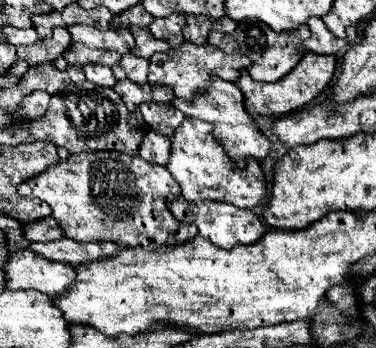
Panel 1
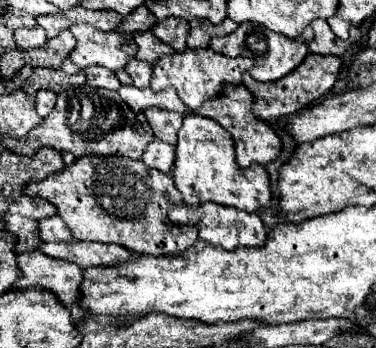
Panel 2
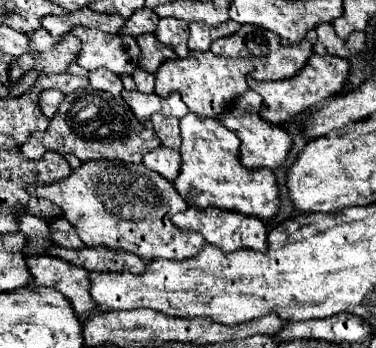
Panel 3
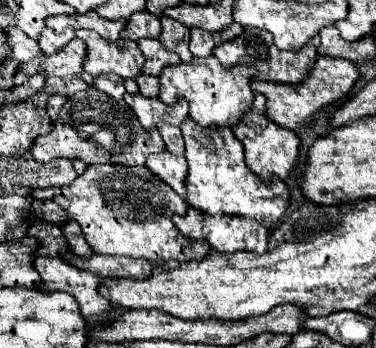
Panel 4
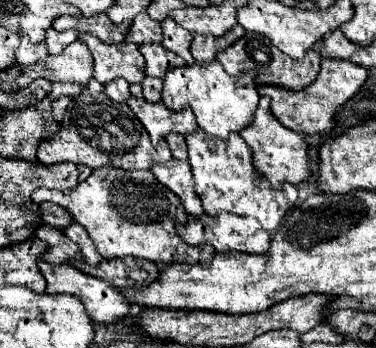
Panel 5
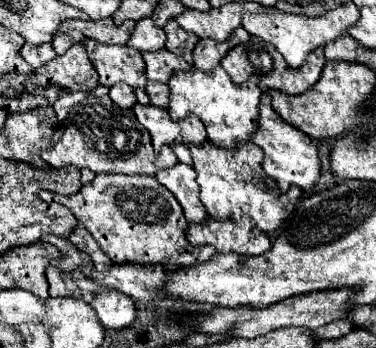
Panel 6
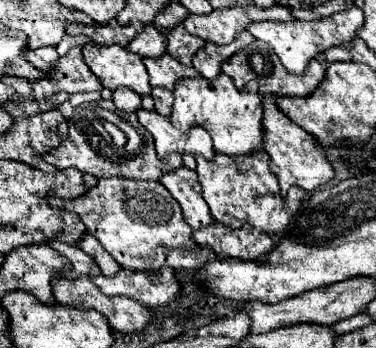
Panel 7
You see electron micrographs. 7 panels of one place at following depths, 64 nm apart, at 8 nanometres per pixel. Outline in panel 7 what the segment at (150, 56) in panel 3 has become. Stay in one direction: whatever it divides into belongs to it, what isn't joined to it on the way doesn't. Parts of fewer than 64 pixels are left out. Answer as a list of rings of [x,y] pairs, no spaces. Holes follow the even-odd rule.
[[[164,54],[160,56],[160,60],[152,60],[152,58],[144,58],[144,64],[148,68],[150,74],[150,84],[152,86],[160,86],[166,90],[174,90],[176,82],[182,80],[182,72],[184,66],[180,66],[176,60],[172,60],[172,56]]]

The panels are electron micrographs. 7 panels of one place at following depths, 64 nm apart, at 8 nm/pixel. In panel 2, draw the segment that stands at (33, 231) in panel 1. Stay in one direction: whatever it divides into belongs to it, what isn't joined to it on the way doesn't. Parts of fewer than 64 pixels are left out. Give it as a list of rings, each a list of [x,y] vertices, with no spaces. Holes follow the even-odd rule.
[[[60,216],[40,220],[40,238],[44,242],[66,242],[66,244],[74,242],[70,228],[64,224],[64,220]]]

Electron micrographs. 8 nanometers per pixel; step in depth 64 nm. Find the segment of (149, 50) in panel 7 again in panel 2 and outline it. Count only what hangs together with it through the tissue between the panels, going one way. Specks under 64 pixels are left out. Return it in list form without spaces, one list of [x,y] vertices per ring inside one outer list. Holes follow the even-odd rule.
[[[140,6],[140,8],[136,8],[136,12],[132,12],[132,16],[122,20],[120,30],[130,32],[130,34],[146,32],[146,30],[152,30],[154,24],[156,24],[156,16],[146,6]]]

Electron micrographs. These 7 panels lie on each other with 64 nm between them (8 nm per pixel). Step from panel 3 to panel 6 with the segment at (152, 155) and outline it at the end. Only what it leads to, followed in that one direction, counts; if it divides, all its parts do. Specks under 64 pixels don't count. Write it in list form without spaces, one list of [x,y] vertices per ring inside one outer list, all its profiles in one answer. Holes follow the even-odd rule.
[[[176,164],[174,168],[160,170],[156,174],[156,180],[166,186],[180,202],[188,224],[204,224],[208,220],[208,212],[198,198],[200,188],[196,182],[196,170],[192,166]]]

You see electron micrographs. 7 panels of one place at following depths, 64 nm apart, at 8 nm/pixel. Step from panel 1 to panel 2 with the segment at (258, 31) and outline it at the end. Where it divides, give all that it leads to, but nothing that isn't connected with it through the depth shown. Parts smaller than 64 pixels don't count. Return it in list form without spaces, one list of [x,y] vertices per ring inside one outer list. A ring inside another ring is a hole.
[[[240,24],[236,28],[236,32],[232,32],[230,36],[224,38],[214,38],[210,42],[210,48],[214,52],[224,52],[226,56],[236,56],[236,54],[246,54],[248,58],[254,60],[254,68],[252,68],[252,76],[258,82],[274,82],[284,78],[286,74],[290,74],[292,70],[296,70],[302,60],[308,54],[308,46],[304,40],[288,40],[288,38],[280,38],[280,34],[264,28],[262,24]]]

